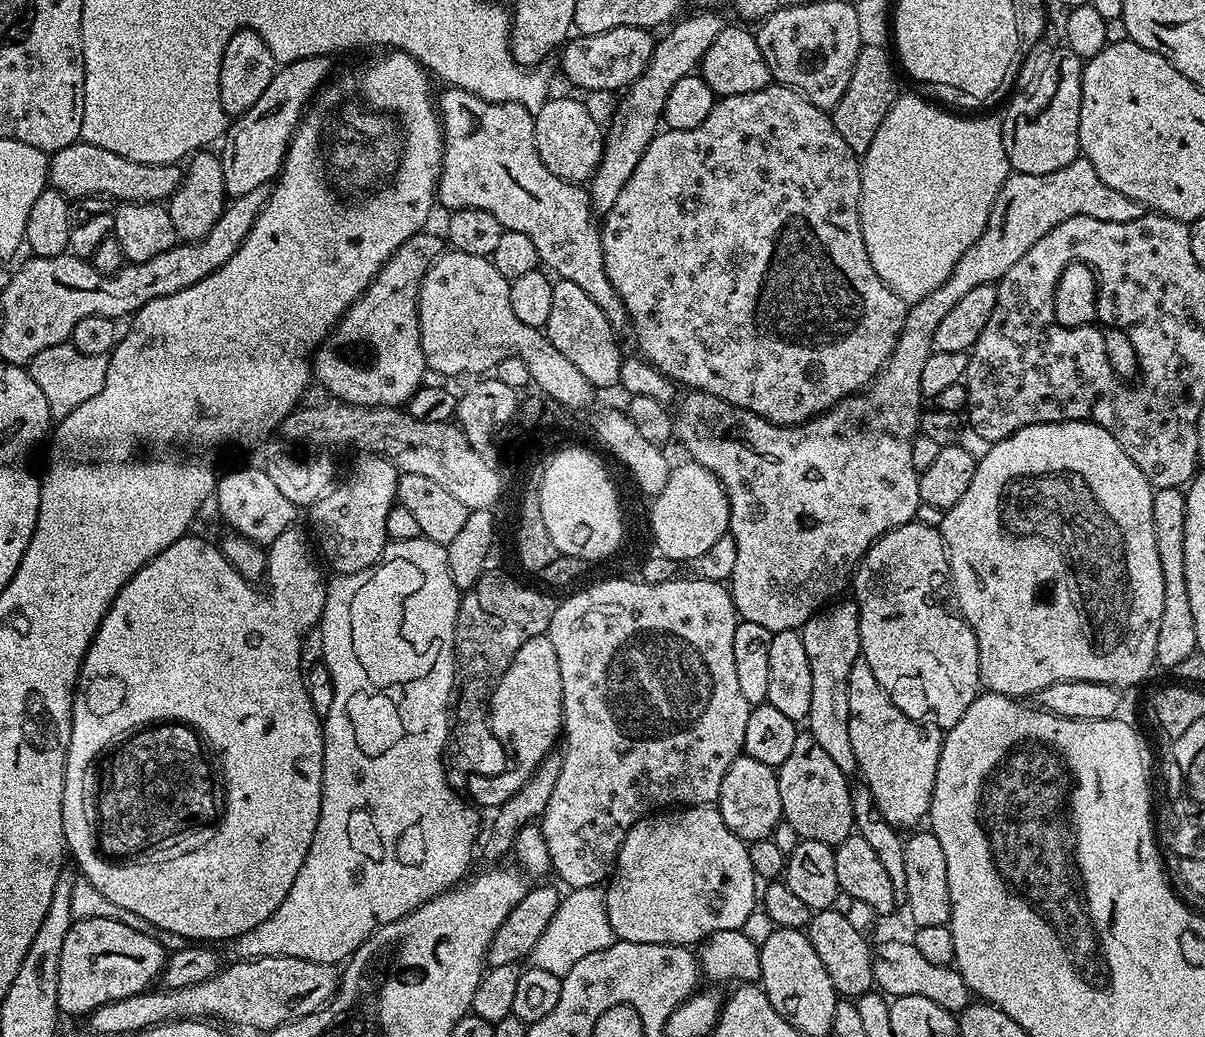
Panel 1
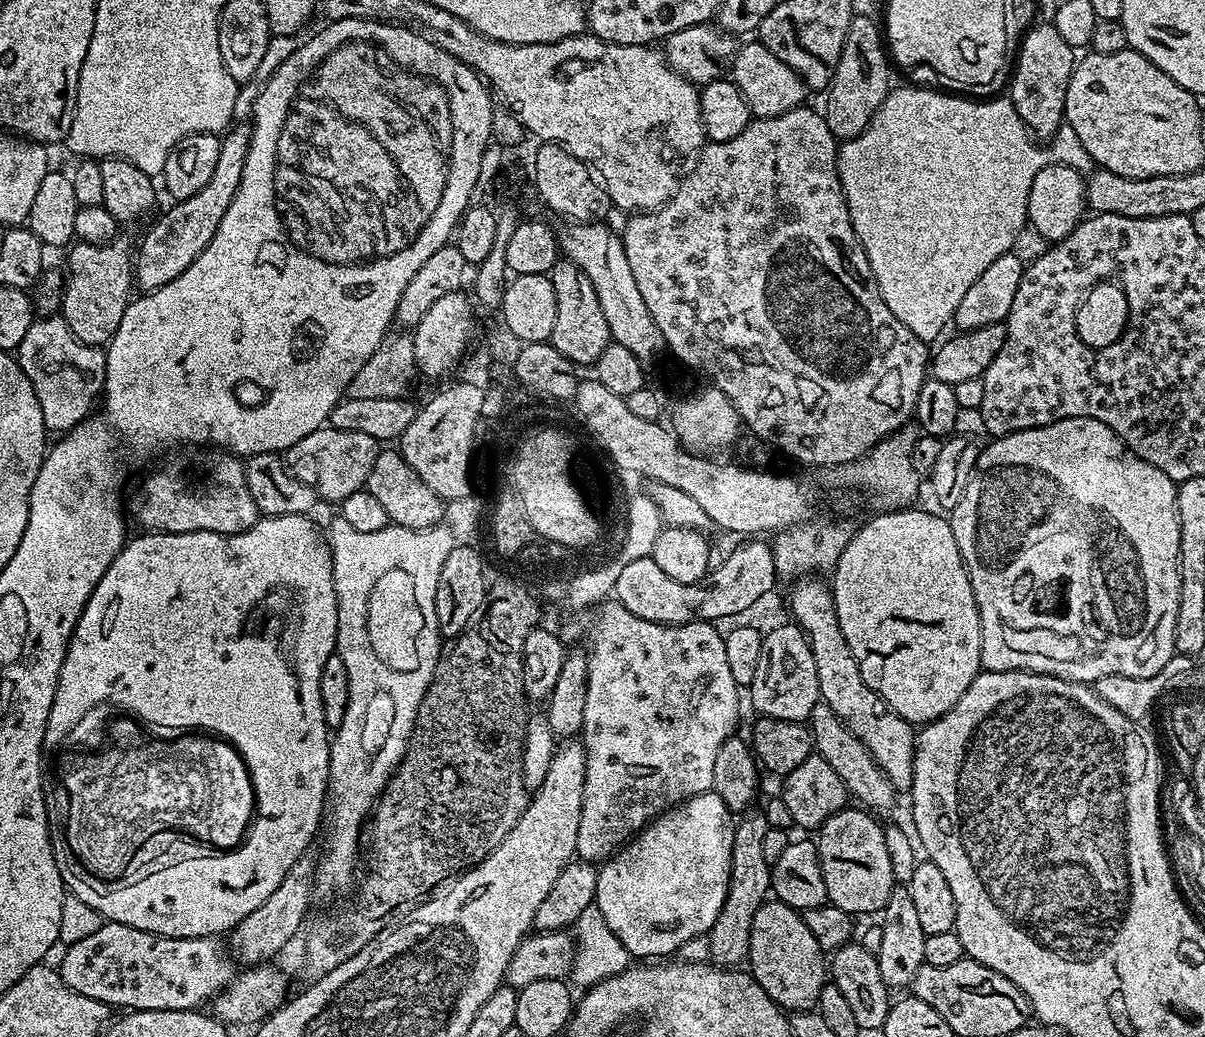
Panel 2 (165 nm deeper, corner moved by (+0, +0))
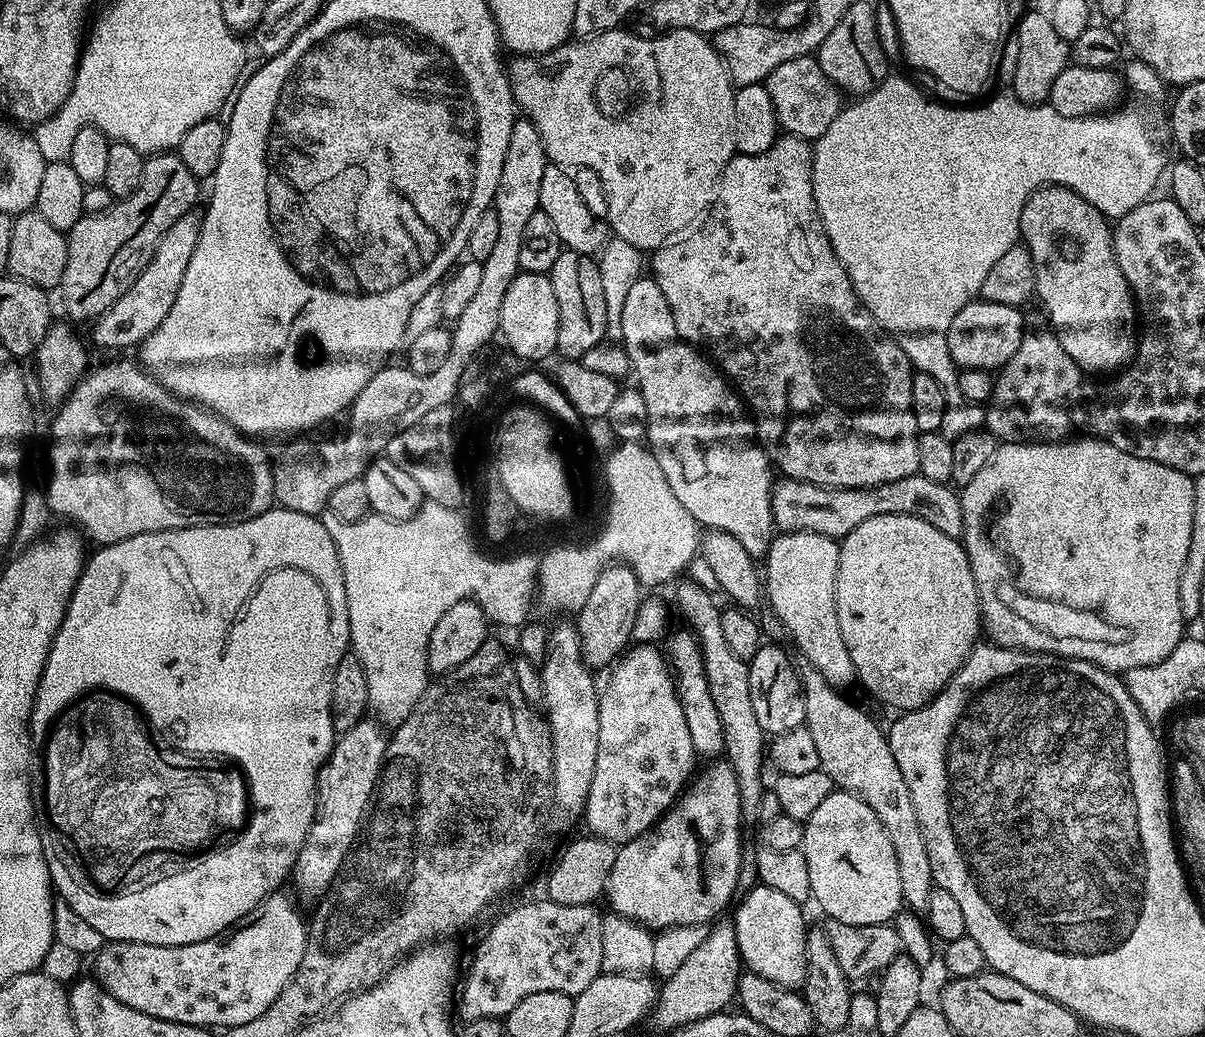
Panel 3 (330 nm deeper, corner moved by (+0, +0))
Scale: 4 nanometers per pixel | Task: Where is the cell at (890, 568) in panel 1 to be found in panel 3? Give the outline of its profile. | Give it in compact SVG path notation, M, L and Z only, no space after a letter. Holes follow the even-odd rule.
M882 514L874 518L866 518L866 522L862 522L862 526L858 526L849 536L843 537L839 541L839 546L840 557L838 558L838 578L836 579L838 626L842 630L842 642L846 642L850 662L854 662L856 680L864 683L865 690L870 695L877 696L882 703L889 704L892 708L900 708L896 710L912 712L915 708L929 704L950 682L954 673L964 665L966 658L982 636L980 599L963 543L957 537L942 534L942 530L934 530L934 526L930 526L930 522L922 522L922 518L903 516L902 514Z

